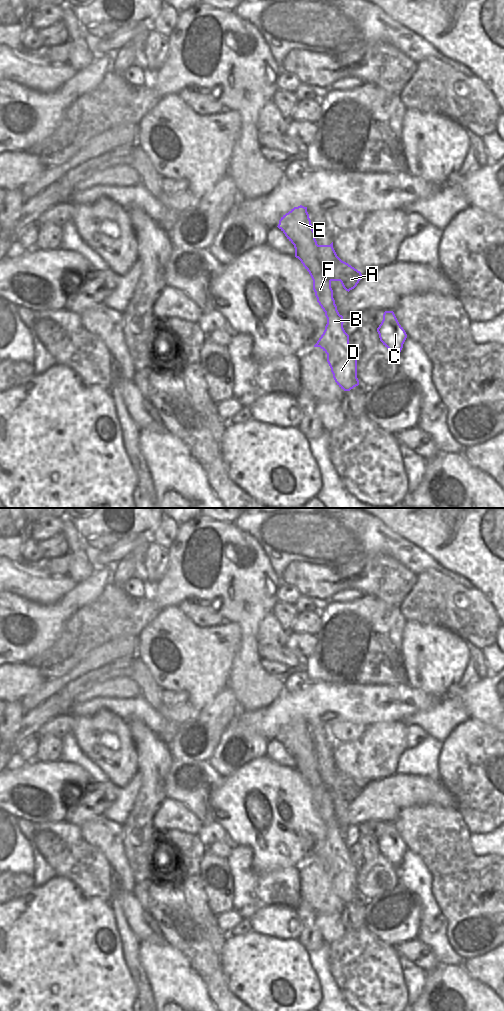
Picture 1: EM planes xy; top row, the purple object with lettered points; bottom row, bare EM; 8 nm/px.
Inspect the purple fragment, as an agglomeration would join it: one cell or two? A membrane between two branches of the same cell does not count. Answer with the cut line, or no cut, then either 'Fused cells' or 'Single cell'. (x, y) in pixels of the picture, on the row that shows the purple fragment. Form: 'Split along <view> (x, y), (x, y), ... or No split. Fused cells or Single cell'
Split along xy (315, 239), (316, 257), (320, 267), (330, 281). Fused cells

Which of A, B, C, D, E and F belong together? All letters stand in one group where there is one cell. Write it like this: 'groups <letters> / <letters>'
groups A C / B D E F

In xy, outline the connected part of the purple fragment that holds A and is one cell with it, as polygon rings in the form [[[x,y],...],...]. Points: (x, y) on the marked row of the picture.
[[[315,240],[315,246],[317,248],[317,258],[321,264],[321,268],[323,269],[329,280],[340,281],[343,288],[348,292],[354,289],[363,276],[361,272],[349,265],[348,263],[342,261],[337,256],[333,248],[333,242],[330,245],[318,245],[317,241]]]

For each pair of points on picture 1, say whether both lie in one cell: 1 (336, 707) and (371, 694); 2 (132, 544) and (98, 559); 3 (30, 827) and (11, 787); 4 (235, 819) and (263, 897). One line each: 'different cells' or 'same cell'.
1: same cell
2: same cell
3: different cells
4: different cells

